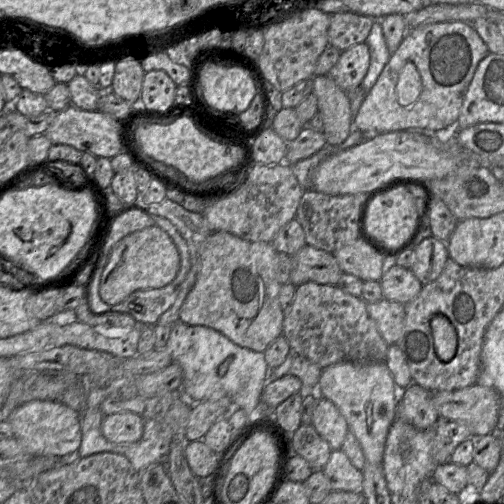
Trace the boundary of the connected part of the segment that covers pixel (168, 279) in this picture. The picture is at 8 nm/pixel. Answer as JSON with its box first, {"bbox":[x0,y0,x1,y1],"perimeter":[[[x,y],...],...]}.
{"bbox":[99,225,180,305],"perimeter":[[[153,225],[121,239],[113,248],[101,276],[99,293],[109,305],[119,304],[137,290],[162,288],[171,283],[180,269],[180,254],[171,237]]]}

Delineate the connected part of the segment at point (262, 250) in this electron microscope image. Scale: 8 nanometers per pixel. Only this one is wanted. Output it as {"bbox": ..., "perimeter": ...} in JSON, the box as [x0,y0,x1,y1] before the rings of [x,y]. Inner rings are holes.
{"bbox":[179,231,284,352],"perimeter":[[[213,231],[200,246],[199,271],[196,275],[196,282],[193,288],[187,294],[180,308],[179,321],[191,326],[200,325],[210,327],[222,333],[238,346],[248,348],[255,352],[264,352],[274,340],[283,335],[284,311],[279,302],[281,284],[277,278],[277,254],[278,252],[273,247],[271,242],[253,242],[242,239],[229,232]]]}

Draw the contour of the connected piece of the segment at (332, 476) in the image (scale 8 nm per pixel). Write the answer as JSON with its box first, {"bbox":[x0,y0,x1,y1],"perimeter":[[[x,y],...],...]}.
{"bbox":[323,449,363,492],"perimeter":[[[342,449],[332,451],[323,471],[332,491],[363,492],[363,473],[352,464]]]}

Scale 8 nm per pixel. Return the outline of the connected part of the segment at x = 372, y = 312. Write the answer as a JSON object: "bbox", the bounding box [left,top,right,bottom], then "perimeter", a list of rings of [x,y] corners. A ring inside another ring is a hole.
{"bbox":[367,299,405,345],"perimeter":[[[382,299],[367,303],[367,311],[388,345],[397,343],[405,326],[405,304]]]}

